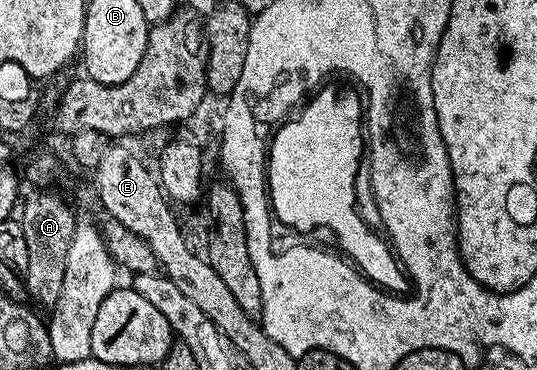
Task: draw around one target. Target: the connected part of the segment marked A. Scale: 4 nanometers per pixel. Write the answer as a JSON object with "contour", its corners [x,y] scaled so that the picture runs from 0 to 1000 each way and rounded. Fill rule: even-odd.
{"contour":[[[78,508],[63,522],[71,524],[56,524],[50,535],[47,527],[37,557],[37,597],[45,616],[45,651],[52,659],[52,724],[45,735],[45,784],[50,797],[56,792],[74,824],[95,832],[108,814],[112,778],[117,776],[121,703],[127,695],[127,670],[132,668],[136,649],[142,578],[130,570],[128,551],[112,527],[93,524],[101,519],[91,511]]]}

